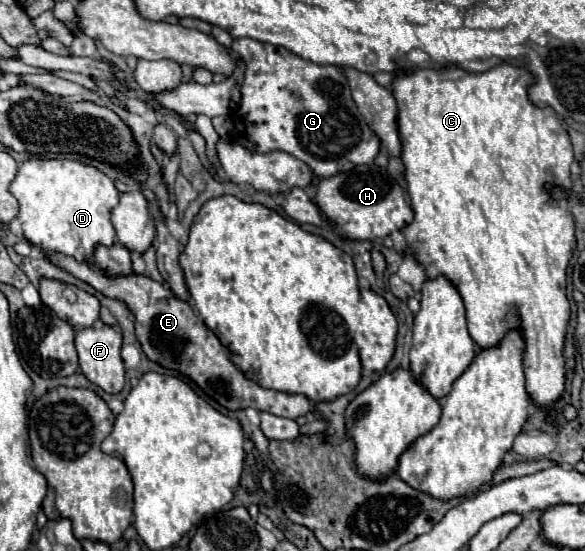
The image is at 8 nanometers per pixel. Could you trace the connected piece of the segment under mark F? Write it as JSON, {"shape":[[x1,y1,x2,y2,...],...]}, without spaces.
{"shape":[[87,327,75,335,81,373,105,393,119,393,125,385,121,335,109,327]]}

